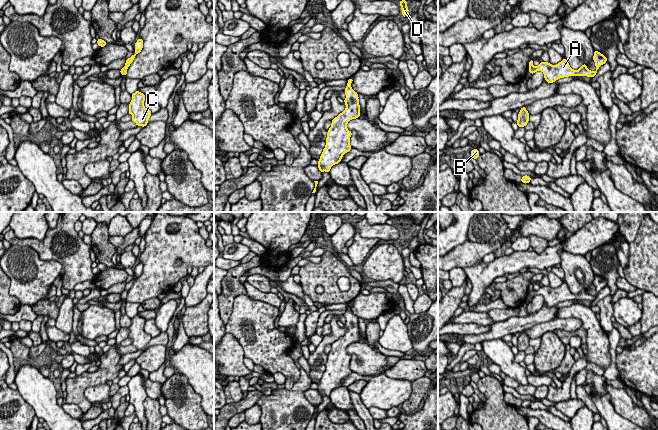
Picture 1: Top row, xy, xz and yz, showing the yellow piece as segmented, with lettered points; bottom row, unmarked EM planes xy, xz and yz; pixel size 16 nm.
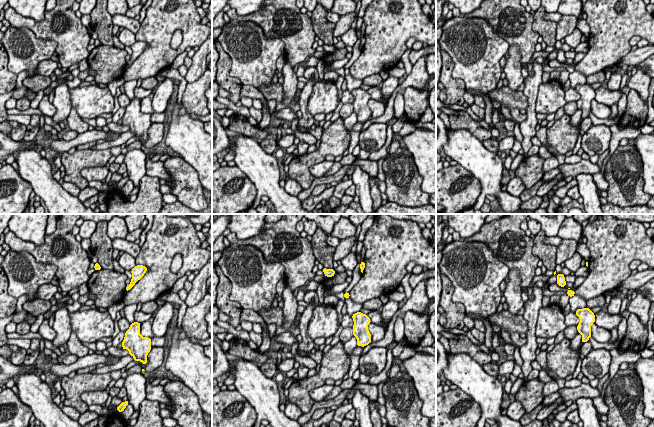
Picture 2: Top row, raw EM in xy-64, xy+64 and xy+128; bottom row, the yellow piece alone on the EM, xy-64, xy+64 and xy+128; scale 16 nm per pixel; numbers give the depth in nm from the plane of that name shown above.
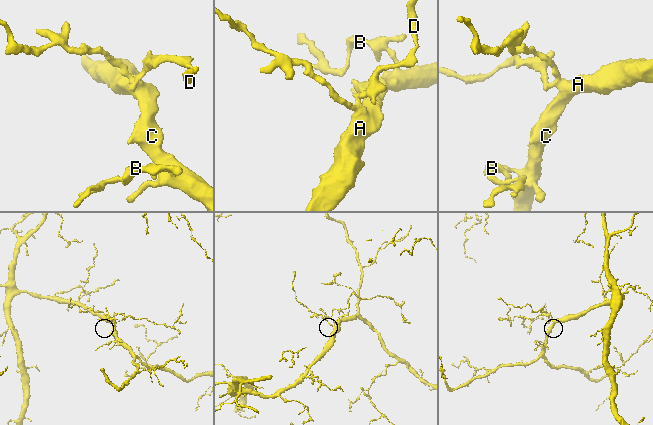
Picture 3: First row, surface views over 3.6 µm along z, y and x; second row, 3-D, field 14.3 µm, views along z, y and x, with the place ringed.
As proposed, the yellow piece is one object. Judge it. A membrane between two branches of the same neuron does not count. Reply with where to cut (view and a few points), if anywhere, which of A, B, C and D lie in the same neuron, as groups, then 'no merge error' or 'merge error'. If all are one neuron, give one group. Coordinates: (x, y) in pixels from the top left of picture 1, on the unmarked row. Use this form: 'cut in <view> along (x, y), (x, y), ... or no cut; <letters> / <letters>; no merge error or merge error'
cut in xz along (349, 303), (351, 306); A B C / D; merge error

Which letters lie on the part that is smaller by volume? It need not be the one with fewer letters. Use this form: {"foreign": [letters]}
{"foreign": ["D"]}

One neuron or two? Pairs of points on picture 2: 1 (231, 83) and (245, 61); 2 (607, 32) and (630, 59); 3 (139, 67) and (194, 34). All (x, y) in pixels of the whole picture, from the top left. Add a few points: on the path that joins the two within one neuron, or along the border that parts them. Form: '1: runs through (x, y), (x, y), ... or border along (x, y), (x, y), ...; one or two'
1: border along (227, 54), (231, 60), (229, 74), (242, 84); two
2: border along (630, 50), (616, 64); two
3: runs through (153, 60), (158, 55), (171, 54), (181, 48); one

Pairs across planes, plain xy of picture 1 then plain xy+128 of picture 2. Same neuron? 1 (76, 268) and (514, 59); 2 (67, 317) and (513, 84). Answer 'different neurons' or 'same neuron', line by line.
1: different neurons
2: same neuron

